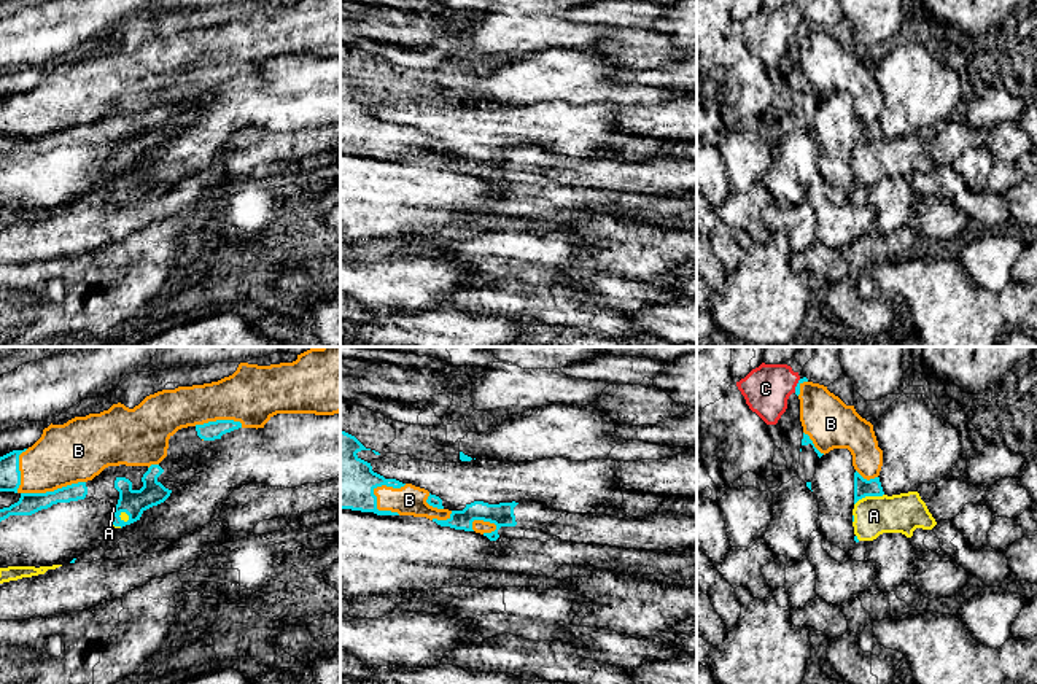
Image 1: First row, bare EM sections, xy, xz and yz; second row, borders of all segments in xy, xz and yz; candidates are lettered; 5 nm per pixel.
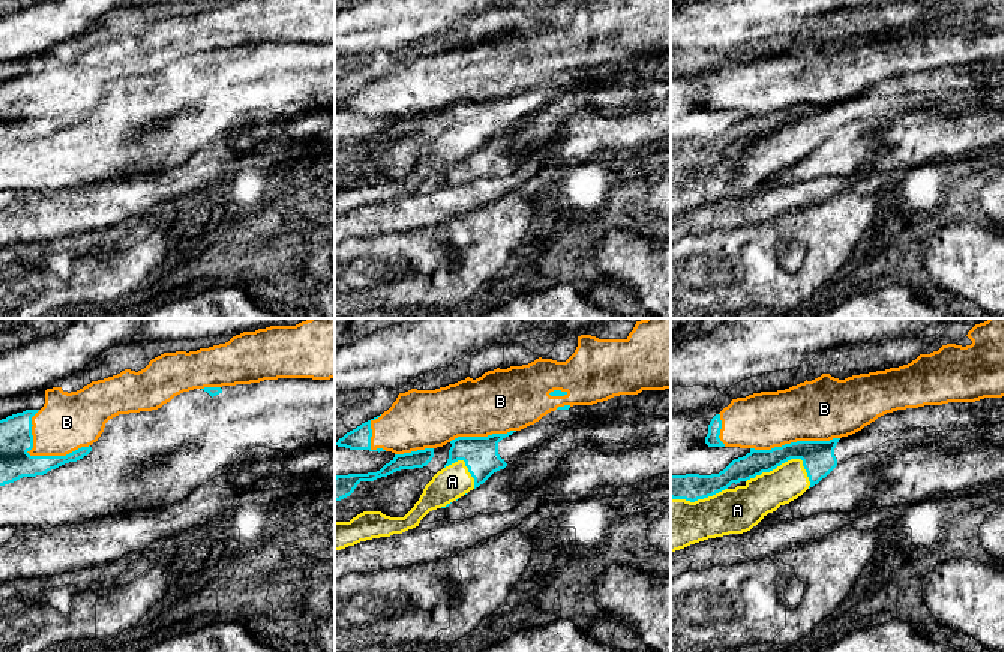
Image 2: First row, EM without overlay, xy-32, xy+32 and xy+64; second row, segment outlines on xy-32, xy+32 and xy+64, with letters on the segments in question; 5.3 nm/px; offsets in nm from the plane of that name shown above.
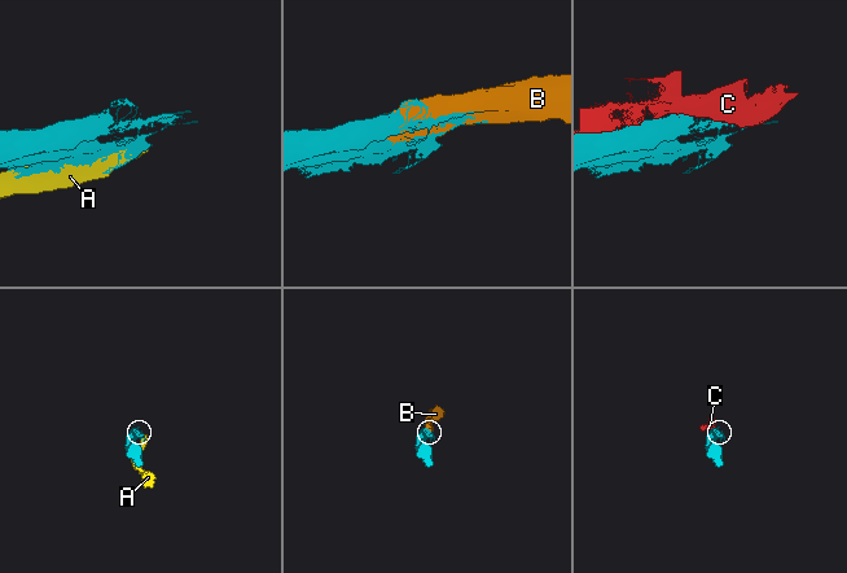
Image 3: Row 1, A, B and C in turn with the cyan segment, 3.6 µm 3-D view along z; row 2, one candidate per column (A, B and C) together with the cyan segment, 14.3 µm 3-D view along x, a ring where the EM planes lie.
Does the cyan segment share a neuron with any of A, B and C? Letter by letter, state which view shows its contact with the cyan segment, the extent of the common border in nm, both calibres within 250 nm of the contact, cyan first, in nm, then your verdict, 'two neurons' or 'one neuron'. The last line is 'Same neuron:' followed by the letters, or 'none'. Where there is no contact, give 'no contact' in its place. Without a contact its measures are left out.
A: meets cyan in yz; contact 160 nm long; 90 nm thick on the cyan side, 200 nm on the other; two neurons
B: meets cyan in xz; contact 200 nm long; 280 nm thick on the cyan side, 160 nm on the other; one neuron
C: meets cyan in yz; contact 80 nm long; 30 nm thick on the cyan side, 240 nm on the other; two neurons
Same neuron: B

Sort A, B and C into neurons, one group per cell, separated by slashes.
A / B / C

